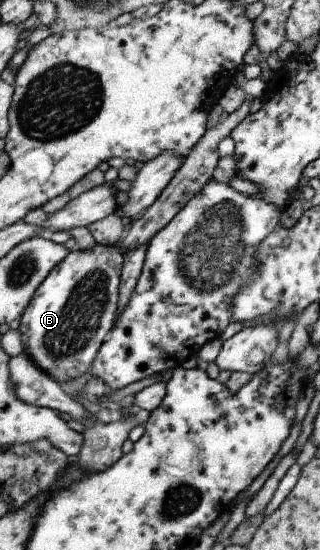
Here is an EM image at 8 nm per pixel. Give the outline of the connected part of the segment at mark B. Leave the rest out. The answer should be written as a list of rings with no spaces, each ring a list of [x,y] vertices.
[[[97,242],[93,249],[72,251],[47,276],[47,279],[39,286],[39,290],[36,291],[35,298],[24,311],[18,328],[22,334],[24,352],[28,353],[40,368],[58,379],[60,383],[70,384],[80,375],[88,374],[99,355],[99,350],[110,336],[117,317],[120,315],[119,300],[122,296],[124,261],[125,254],[121,242],[115,245]]]

